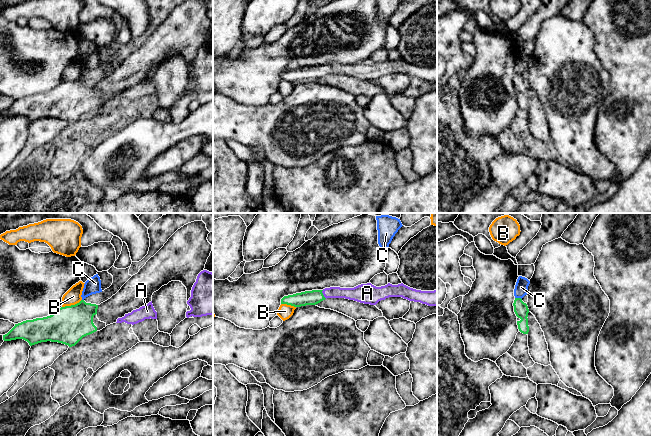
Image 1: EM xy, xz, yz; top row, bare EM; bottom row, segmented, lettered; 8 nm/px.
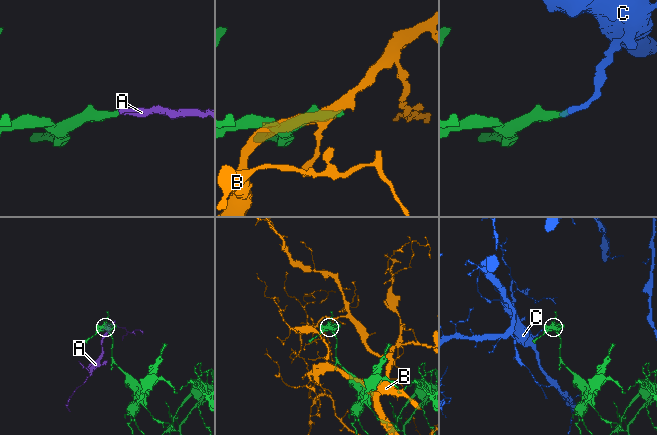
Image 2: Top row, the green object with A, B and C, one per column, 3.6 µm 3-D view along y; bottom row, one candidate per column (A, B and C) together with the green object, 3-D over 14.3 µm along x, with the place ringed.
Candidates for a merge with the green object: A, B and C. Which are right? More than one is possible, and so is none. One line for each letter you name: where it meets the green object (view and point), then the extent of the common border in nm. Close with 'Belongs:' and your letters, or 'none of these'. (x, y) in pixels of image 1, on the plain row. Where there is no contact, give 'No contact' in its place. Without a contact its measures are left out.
A: Touches green at xz (322, 70). Shared border 80 nm
Belongs: A

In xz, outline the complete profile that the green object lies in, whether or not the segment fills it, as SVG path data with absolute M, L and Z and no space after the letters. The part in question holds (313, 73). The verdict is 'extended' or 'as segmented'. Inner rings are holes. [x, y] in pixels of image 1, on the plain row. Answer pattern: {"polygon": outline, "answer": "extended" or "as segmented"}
{"polygon": "M371 59L361 60L354 64L330 63L323 66L312 66L284 72L281 80L294 83L316 81L327 74L345 74L364 80L376 81L389 73L402 73L409 77L420 78L428 82L437 82L437 66L421 67L410 64L403 59L376 63Z", "answer": "extended"}

